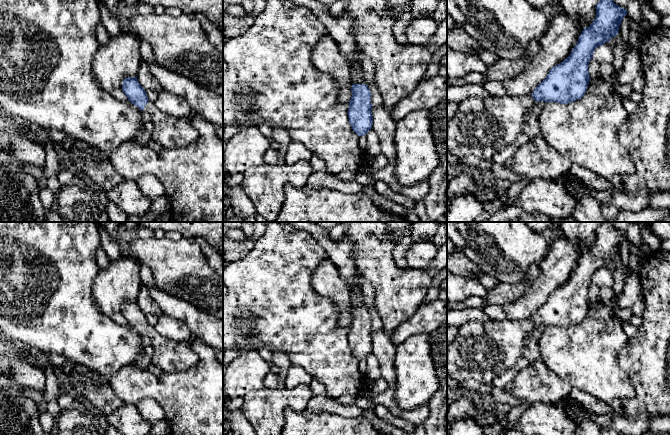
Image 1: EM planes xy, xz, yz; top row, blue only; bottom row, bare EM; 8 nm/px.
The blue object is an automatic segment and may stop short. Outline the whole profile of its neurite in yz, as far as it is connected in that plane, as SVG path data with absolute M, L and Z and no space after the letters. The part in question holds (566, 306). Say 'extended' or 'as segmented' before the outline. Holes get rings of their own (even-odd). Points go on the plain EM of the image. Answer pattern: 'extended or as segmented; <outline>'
extended; M601 222L595 233L595 243L589 251L583 253L570 279L551 292L531 320L489 320L483 323L474 321L460 326L456 337L447 347L447 375L459 383L474 380L491 387L502 372L513 367L522 357L522 348L536 326L568 328L581 323L590 305L588 291L595 273L618 258L619 250L627 239L627 234L615 228L612 222Z

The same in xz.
extended; M279 222L291 225L295 231L306 232L318 240L328 254L328 259L339 270L341 277L352 287L352 320L349 325L348 342L353 355L360 361L372 353L373 340L371 316L366 309L362 285L356 278L359 269L356 265L354 245L344 237L335 242L330 237L330 230L318 226L315 222Z

